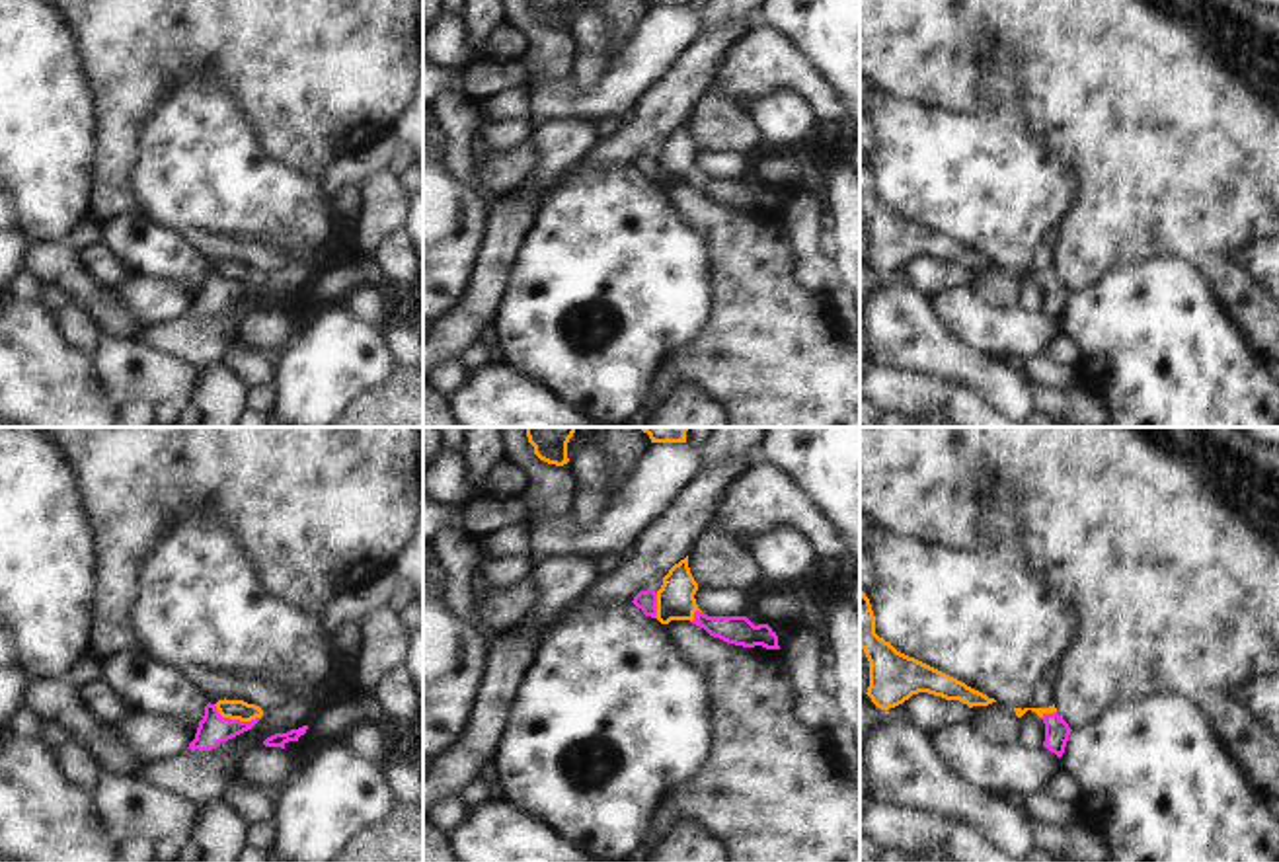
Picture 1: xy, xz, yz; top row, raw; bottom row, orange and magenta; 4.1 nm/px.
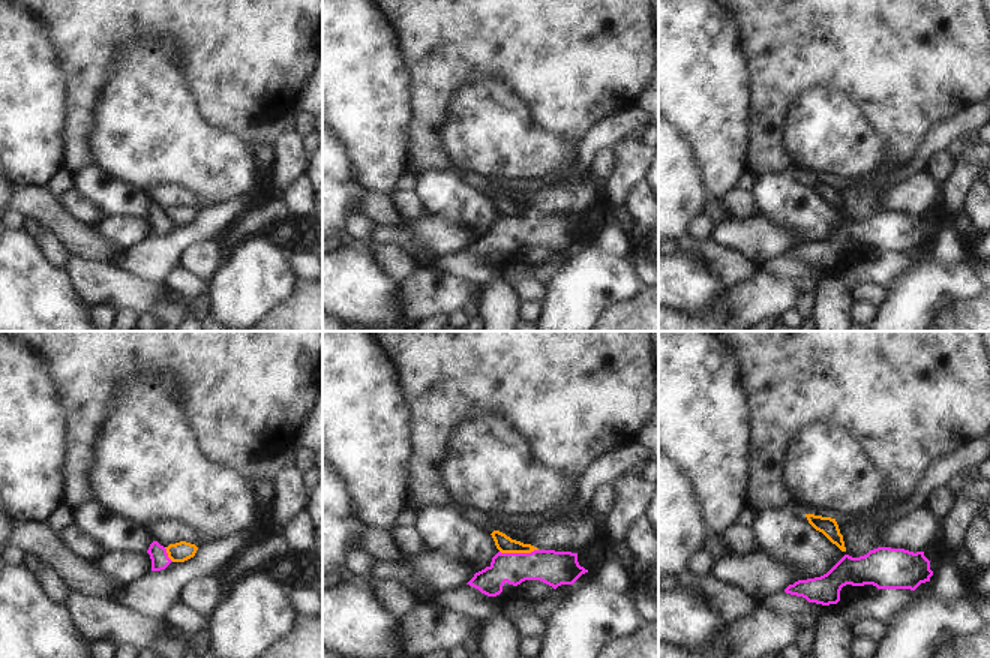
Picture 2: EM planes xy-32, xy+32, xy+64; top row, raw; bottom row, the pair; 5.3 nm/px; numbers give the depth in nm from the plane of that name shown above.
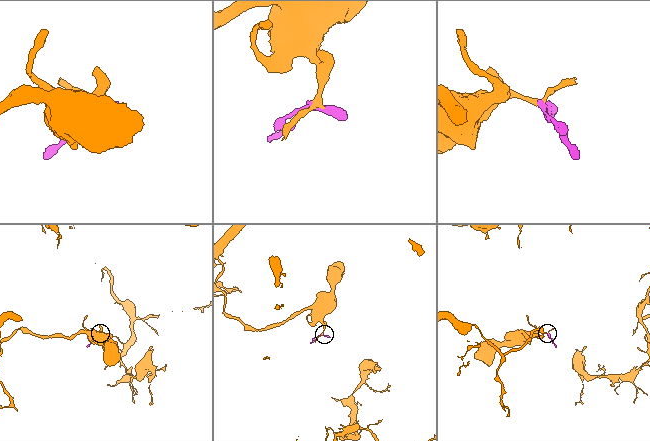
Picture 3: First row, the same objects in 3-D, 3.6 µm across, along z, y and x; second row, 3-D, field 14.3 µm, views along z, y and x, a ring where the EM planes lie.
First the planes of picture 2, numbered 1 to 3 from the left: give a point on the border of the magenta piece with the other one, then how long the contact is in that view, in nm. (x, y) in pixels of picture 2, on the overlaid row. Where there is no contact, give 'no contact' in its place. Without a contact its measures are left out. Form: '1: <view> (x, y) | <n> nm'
1: xy-32 (168, 555) | 90 nm
2: xy+32 (518, 552) | 200 nm
3: no contact

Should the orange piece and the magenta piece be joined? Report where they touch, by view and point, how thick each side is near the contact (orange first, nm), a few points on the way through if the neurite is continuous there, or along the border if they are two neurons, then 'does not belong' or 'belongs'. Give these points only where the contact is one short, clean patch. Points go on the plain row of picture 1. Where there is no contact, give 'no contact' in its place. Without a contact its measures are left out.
meets orange in xy at (236, 281); 80 nm thick on the orange side, 120 nm on the other; border along xy (213, 268), (223, 279), (240, 283), (260, 281); does not belong

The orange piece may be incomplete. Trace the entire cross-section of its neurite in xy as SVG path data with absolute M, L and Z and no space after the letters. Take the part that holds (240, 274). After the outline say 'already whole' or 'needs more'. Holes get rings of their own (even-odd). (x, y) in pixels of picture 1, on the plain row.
M218 263L216 273L222 281L252 285L263 279L263 273L255 267L248 267L244 263Z; already whole

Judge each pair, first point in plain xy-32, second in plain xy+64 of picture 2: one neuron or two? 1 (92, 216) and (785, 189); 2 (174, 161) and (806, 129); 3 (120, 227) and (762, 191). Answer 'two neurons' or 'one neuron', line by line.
1: two neurons
2: one neuron
3: two neurons

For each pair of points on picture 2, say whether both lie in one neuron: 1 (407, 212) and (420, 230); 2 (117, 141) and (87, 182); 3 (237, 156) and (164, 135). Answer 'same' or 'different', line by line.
1: different
2: different
3: same

